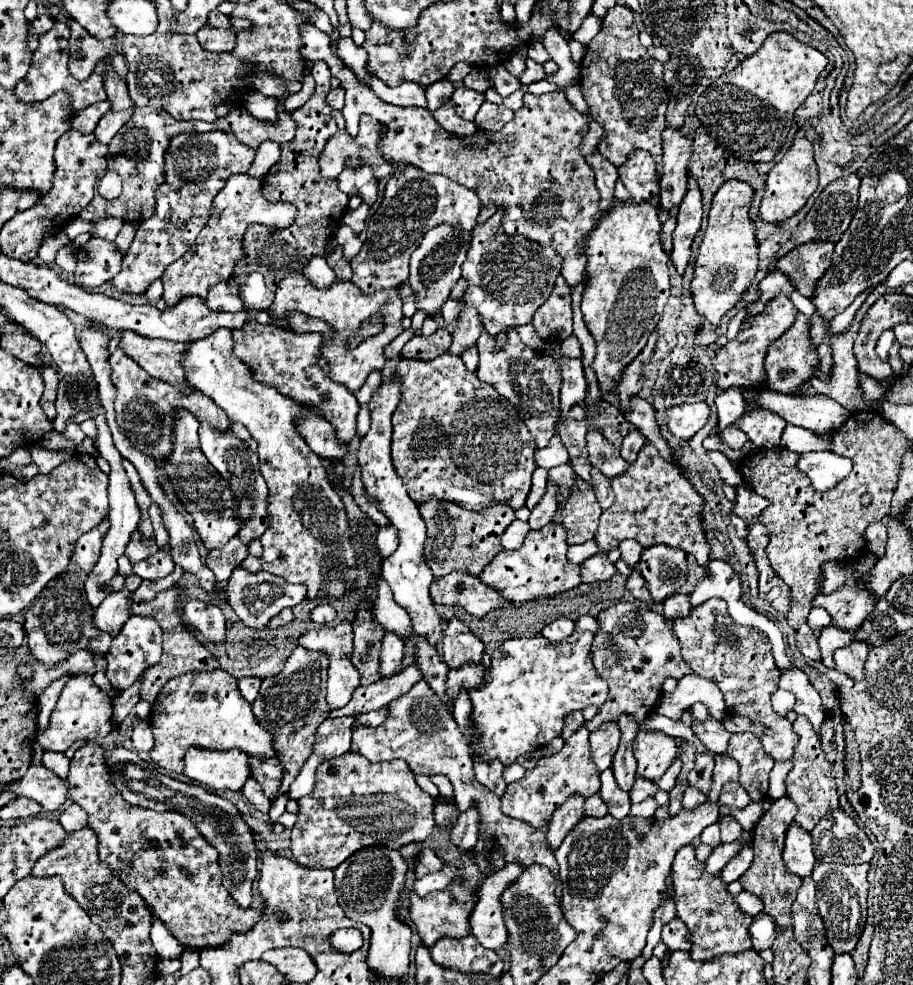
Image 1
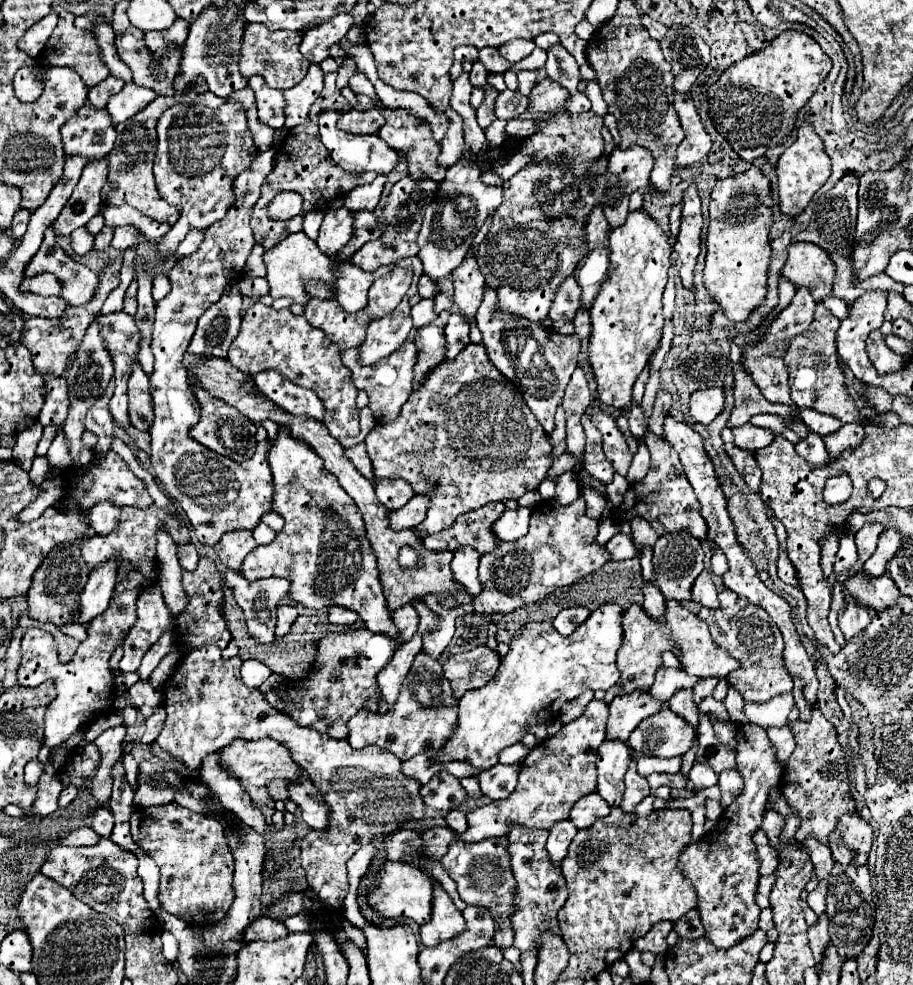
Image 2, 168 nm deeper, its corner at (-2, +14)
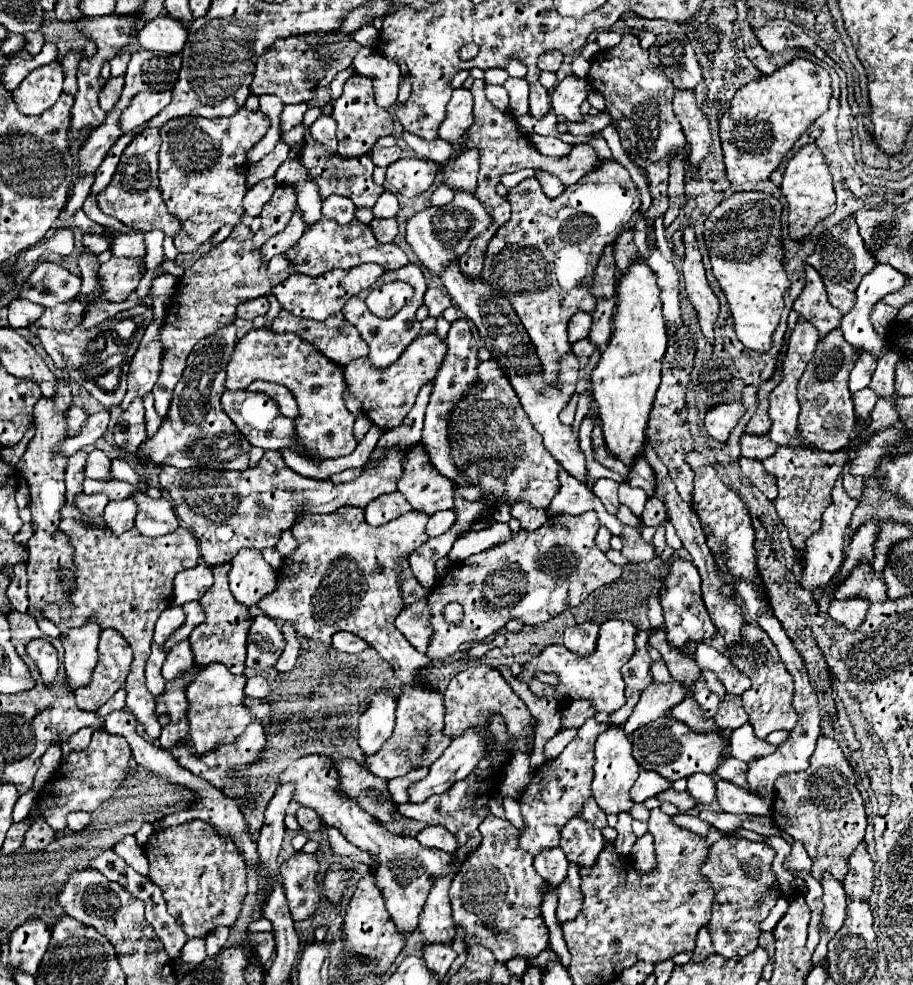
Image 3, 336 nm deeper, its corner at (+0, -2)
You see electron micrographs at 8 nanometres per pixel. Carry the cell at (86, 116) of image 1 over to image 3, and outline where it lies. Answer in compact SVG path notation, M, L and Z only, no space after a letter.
M109 78L109 84L105 84L105 88L101 88L99 94L101 110L111 112L115 108L115 104L121 98L121 88L123 88L123 78Z

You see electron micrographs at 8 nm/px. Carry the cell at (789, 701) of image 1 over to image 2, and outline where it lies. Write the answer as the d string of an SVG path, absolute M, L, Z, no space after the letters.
M793 694L775 696L765 704L745 704L745 716L757 726L783 726L787 724L789 710L793 708Z

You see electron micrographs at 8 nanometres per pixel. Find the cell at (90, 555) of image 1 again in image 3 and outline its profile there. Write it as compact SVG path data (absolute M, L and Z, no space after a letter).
M133 500L109 502L101 516L101 528L119 536L119 534L127 532L129 528L133 528L135 514L137 514L137 506L133 504Z

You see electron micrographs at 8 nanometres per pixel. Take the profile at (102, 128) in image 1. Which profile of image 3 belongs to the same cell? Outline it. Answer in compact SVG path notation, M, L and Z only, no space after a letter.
M171 90L165 92L139 92L131 98L129 106L121 114L119 128L123 134L141 128L145 122L149 122L153 116L159 114L167 104L171 102Z

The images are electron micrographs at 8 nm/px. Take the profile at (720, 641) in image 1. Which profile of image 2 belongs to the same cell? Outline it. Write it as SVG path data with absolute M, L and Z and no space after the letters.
M723 588L719 592L719 600L721 608L701 608L697 616L707 622L715 644L725 648L735 660L741 662L741 668L729 674L729 684L737 692L741 692L747 702L755 704L763 704L773 696L791 692L793 680L787 668L783 668L783 638L775 622L767 616L767 612L763 612L763 608L743 600L741 596L735 596L735 592L731 592L729 588Z

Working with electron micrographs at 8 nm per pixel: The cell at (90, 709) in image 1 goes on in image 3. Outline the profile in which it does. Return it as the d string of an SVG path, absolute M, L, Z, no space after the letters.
M103 630L99 638L99 660L91 682L75 688L75 700L81 710L99 710L125 682L133 650L117 630Z

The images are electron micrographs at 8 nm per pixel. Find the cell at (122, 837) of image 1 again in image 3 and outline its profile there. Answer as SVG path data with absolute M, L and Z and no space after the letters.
M191 820L173 828L163 828L153 832L143 846L145 856L149 860L149 878L155 882L167 900L167 910L175 918L175 922L185 930L189 938L205 938L211 930L219 926L233 926L243 898L247 894L247 866L241 860L239 852L227 840L221 840L213 828L209 828L203 820Z

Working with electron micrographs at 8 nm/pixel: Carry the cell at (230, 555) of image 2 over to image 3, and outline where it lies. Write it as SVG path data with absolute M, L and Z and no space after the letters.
M241 550L229 562L229 584L237 602L245 606L257 604L259 596L265 596L275 588L275 568L271 568L259 550Z

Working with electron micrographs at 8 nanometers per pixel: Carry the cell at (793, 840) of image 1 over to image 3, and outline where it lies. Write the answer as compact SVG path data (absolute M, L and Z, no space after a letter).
M829 872L823 874L821 878L823 886L823 914L821 914L821 924L819 924L819 946L813 952L813 964L817 964L821 958L827 956L827 944L835 936L835 932L843 926L845 920L845 890L841 888L841 882L835 880Z

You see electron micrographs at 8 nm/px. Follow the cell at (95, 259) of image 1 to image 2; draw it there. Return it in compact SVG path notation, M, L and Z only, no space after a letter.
M105 226L105 228L95 236L95 250L105 250L111 240L113 240L113 228L111 228L111 226Z

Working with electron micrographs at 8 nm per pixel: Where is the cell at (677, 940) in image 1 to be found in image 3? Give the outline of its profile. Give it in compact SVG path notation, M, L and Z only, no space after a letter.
M701 928L697 934L697 942L695 942L695 950L693 950L693 960L705 960L707 956L713 954L713 944L711 944L711 936L707 928Z

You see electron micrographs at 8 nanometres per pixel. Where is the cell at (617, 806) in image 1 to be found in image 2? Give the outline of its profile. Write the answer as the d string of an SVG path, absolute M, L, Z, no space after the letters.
M603 740L597 752L597 792L609 806L623 800L623 776L631 762L631 748L621 740Z

